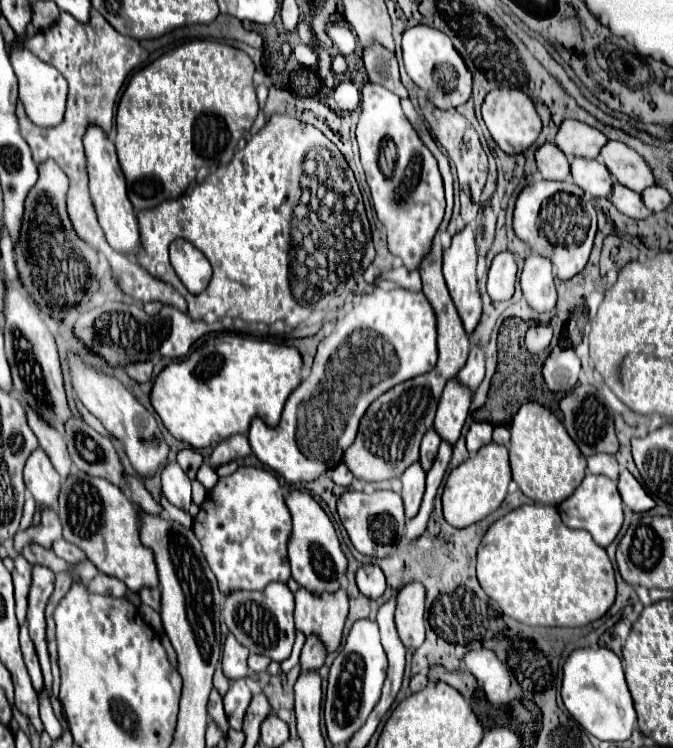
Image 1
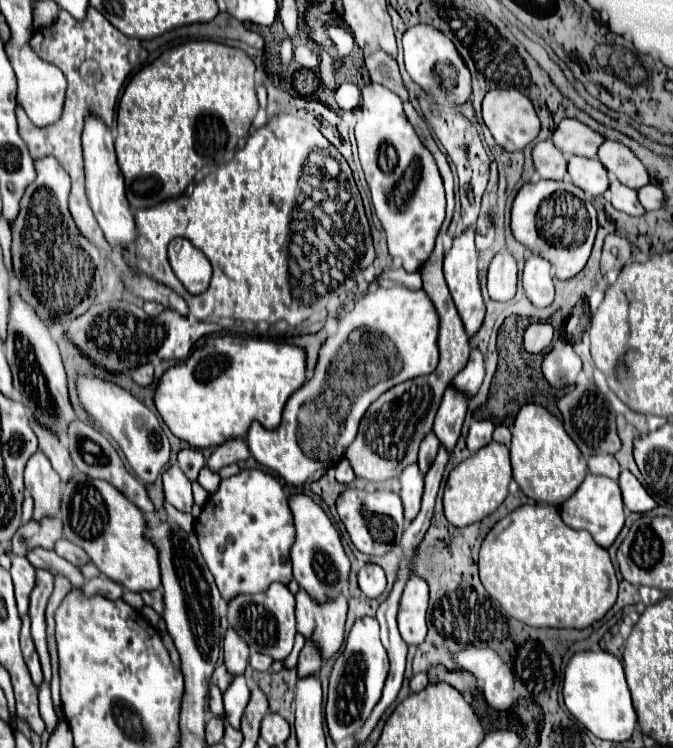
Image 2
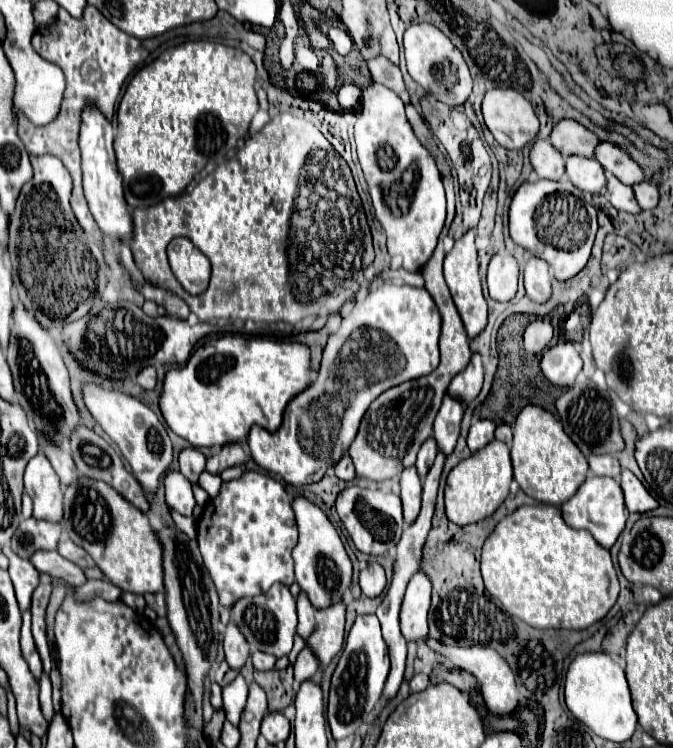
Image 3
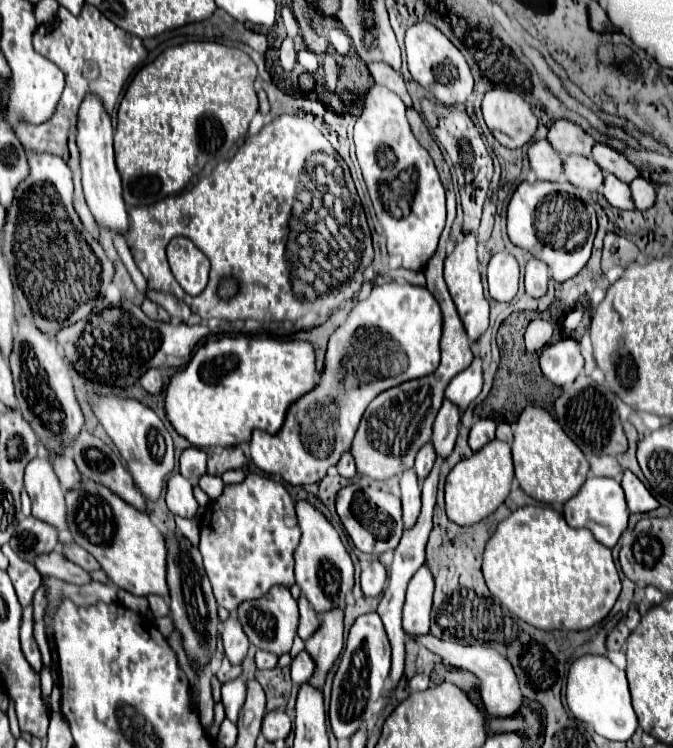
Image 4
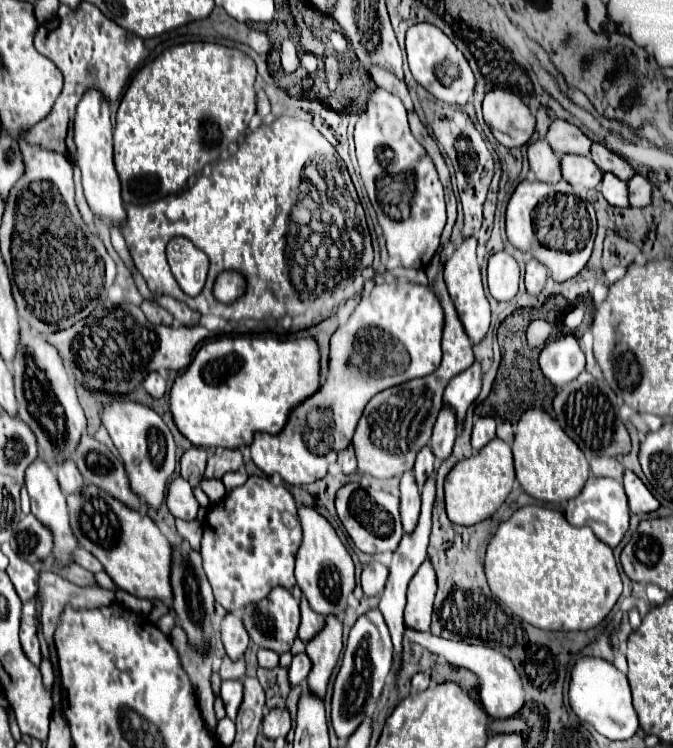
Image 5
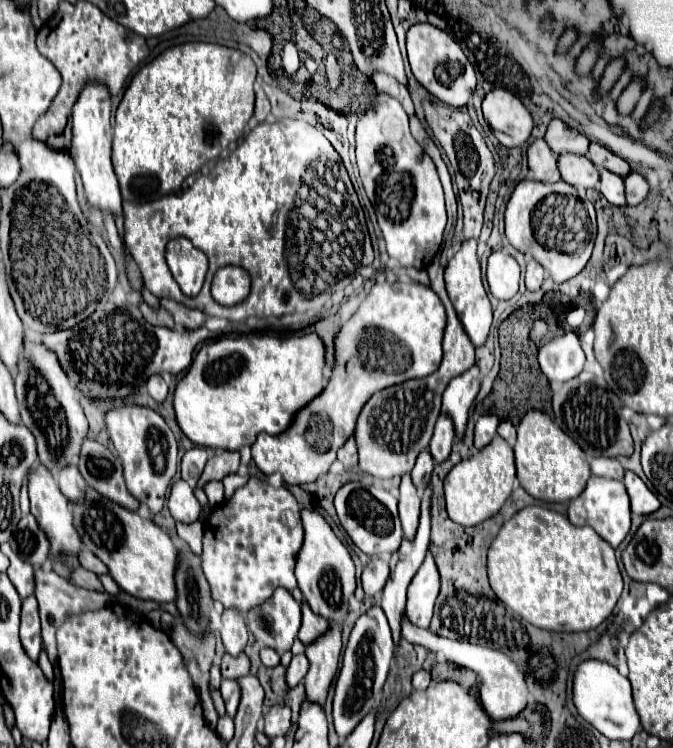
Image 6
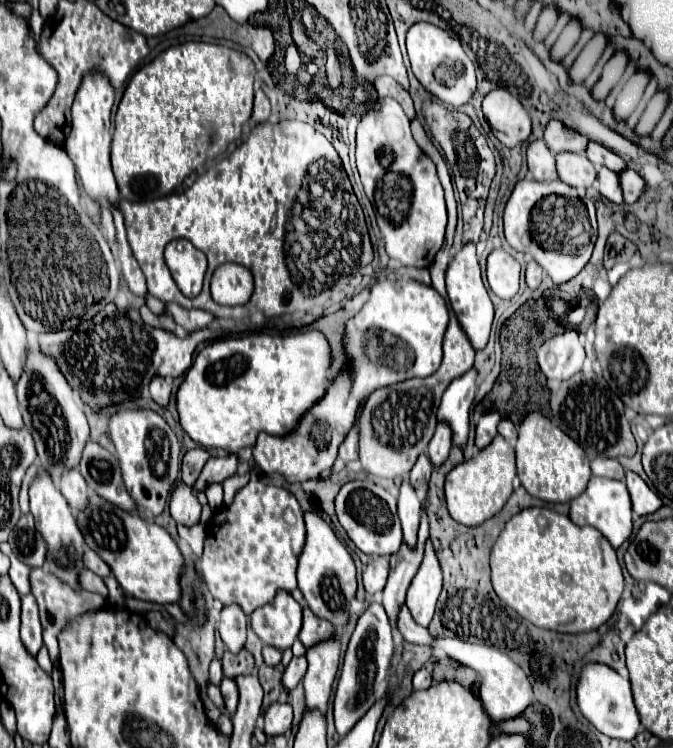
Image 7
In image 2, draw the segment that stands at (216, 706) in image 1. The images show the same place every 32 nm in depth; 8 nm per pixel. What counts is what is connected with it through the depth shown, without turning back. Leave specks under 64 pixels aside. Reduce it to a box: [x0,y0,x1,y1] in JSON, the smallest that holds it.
[210,686,224,716]

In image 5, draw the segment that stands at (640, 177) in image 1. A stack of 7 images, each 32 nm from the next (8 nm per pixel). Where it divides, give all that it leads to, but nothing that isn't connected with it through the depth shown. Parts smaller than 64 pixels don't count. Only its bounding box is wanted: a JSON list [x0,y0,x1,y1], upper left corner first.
[590,142,634,180]

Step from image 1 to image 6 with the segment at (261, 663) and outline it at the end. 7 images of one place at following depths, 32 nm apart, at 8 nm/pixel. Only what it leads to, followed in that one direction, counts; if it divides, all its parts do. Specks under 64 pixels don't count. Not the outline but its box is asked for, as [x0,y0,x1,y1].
[260,648,280,666]

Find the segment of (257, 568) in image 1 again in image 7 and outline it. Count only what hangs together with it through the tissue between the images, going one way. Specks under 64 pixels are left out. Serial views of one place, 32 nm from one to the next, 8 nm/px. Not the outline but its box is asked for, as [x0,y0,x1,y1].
[200,476,306,614]

